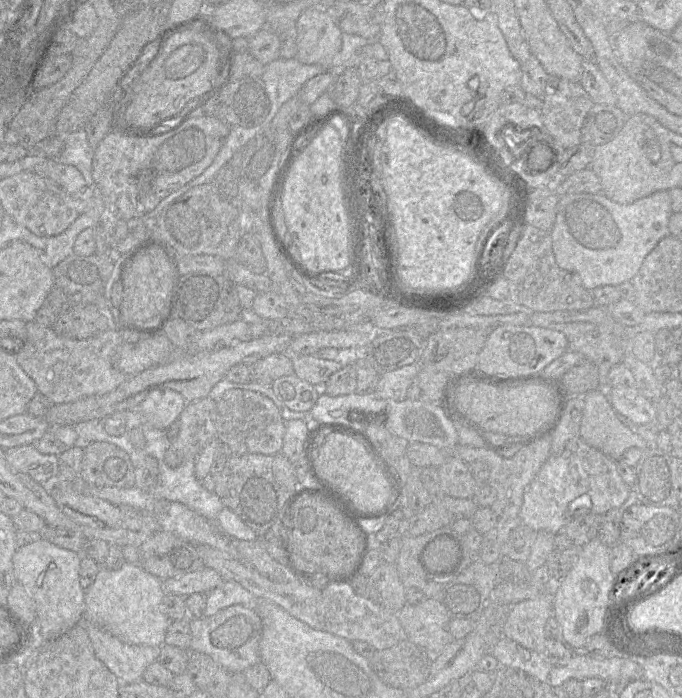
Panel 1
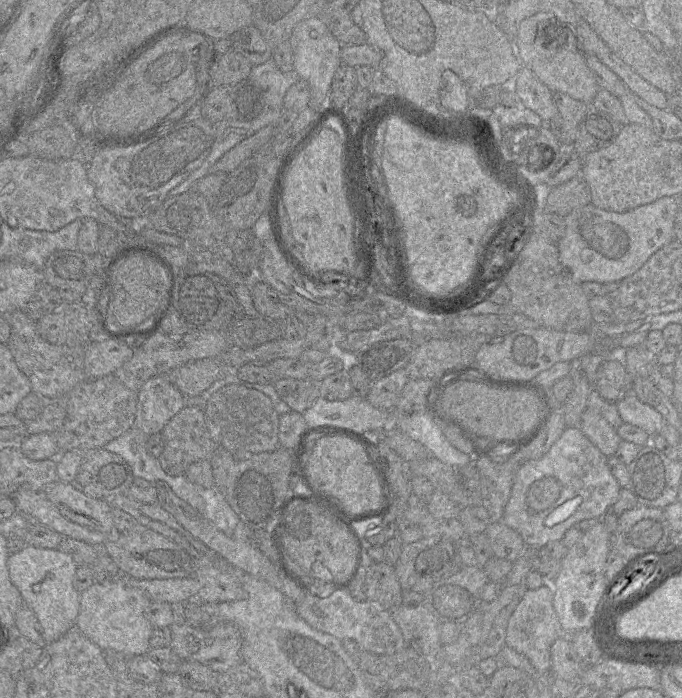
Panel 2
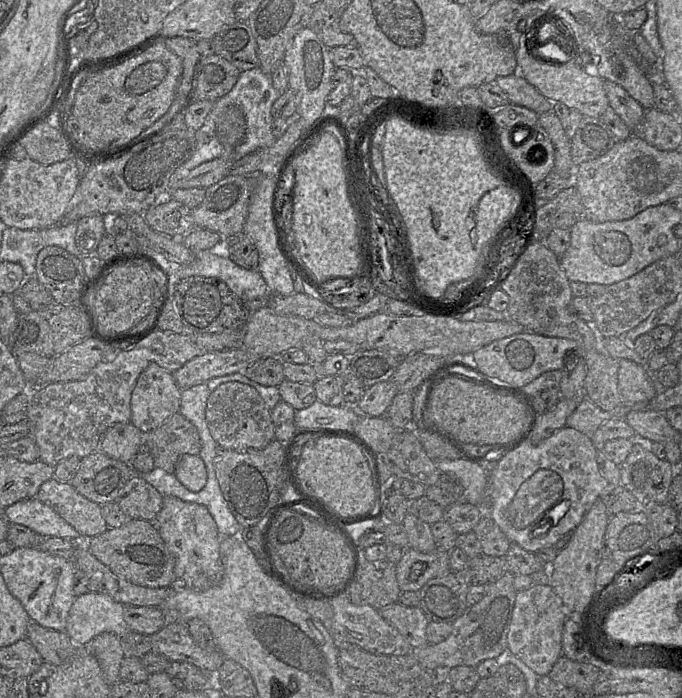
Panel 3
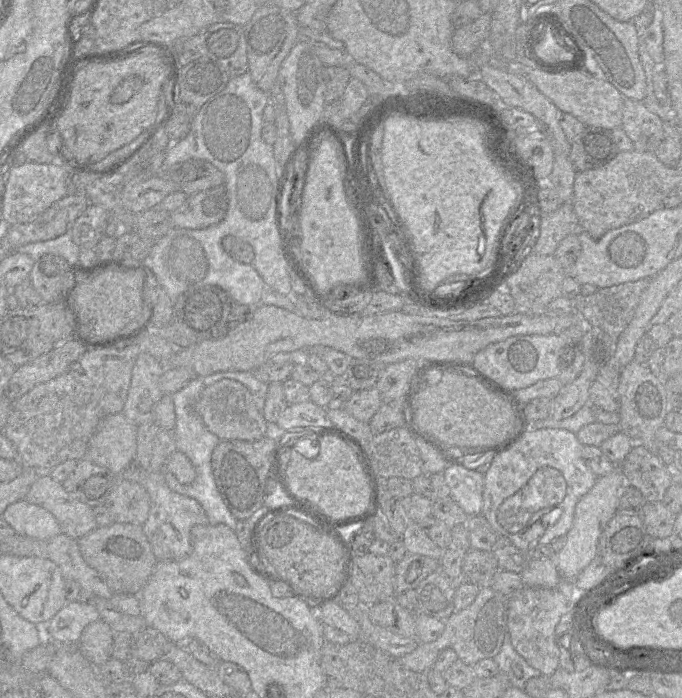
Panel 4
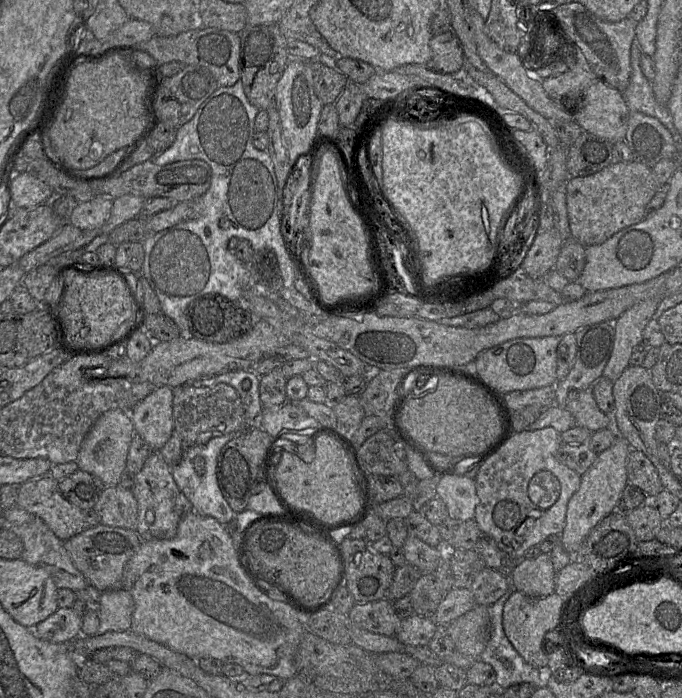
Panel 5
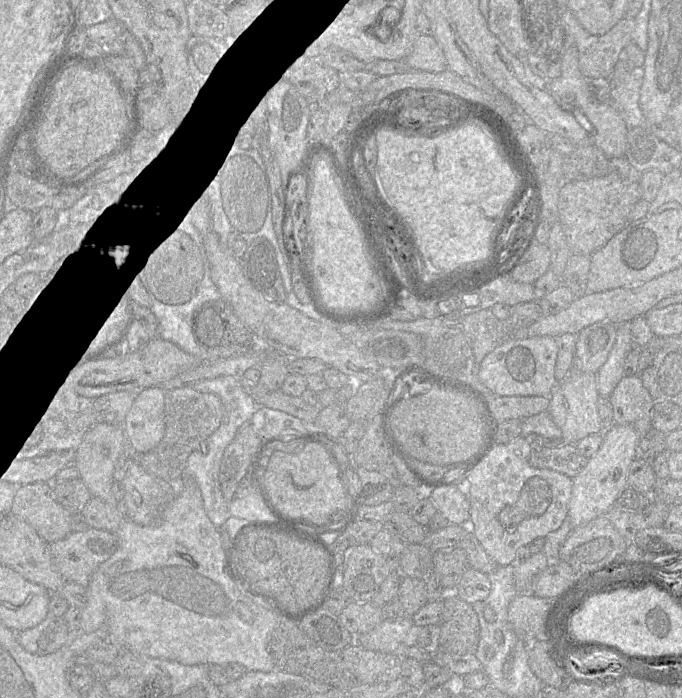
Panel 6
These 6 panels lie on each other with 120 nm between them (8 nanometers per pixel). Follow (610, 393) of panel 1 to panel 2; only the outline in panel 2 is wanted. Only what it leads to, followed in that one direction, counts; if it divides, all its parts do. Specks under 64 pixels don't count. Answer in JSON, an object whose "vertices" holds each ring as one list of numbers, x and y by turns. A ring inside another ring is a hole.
{"vertices":[[628,393,616,403,623,423,637,426,650,436,660,433,664,418,648,404,640,401,635,394]]}

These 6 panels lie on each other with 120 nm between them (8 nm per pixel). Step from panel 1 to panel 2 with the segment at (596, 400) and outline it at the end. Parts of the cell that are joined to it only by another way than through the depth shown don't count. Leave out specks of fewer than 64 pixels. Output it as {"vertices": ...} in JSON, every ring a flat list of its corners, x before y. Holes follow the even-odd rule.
{"vertices":[[595,407,586,408,582,414,579,428,607,458,614,456,622,441,616,429,608,423]]}

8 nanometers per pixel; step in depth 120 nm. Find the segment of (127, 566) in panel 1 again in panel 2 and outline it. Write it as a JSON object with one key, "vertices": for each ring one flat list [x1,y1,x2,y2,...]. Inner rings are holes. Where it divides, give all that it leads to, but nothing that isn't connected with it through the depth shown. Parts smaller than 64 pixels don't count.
{"vertices":[[124,577,108,583,94,583,80,593,75,627,102,651,113,650,126,657,147,655,154,630,145,616,150,603,145,592,129,585]]}

